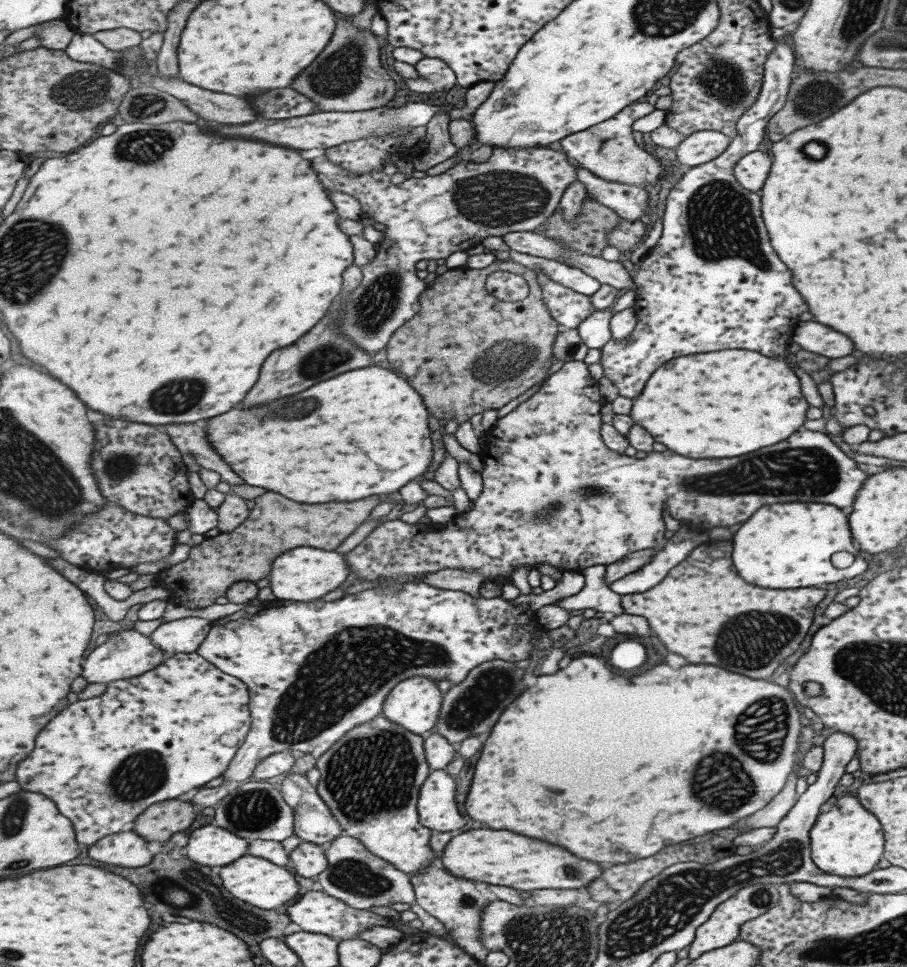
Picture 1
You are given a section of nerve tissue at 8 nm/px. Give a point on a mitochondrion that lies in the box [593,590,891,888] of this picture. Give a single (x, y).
(720, 783)

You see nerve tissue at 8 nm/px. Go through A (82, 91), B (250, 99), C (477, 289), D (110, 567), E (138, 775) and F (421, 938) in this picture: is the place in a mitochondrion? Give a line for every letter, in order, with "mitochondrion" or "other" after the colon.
A: mitochondrion
B: other
C: other
D: other
E: mitochondrion
F: other

